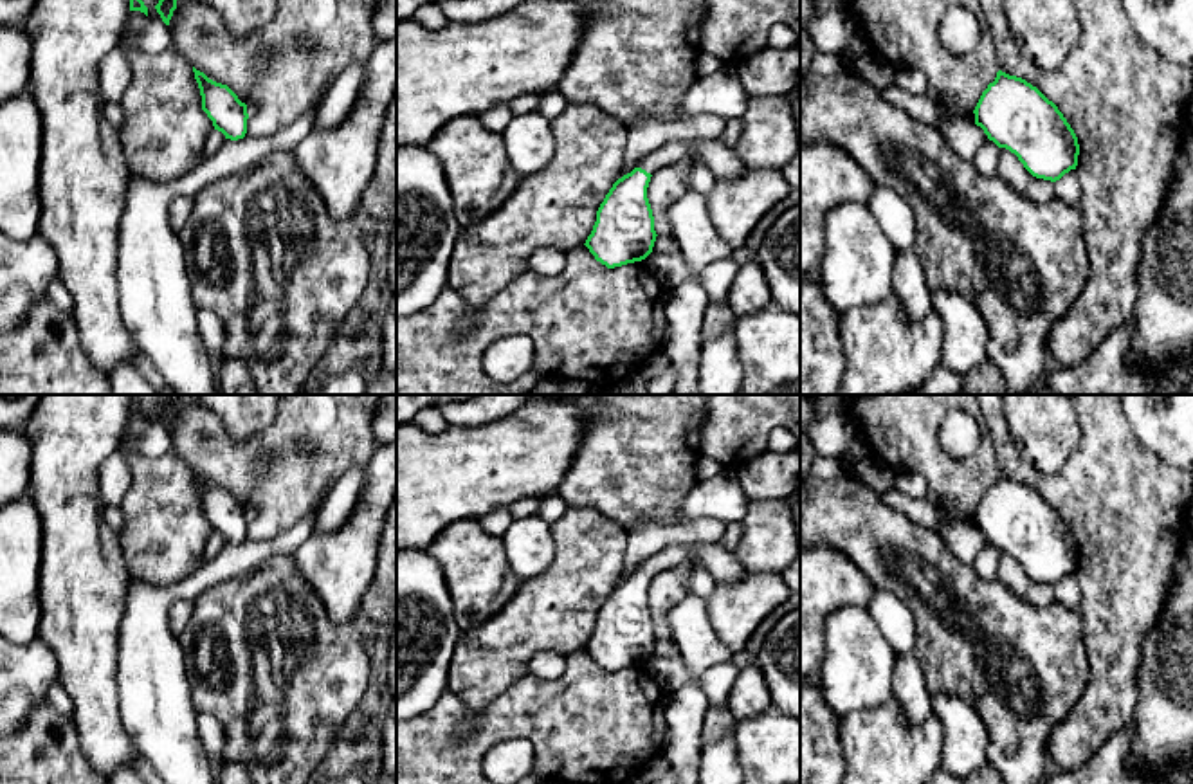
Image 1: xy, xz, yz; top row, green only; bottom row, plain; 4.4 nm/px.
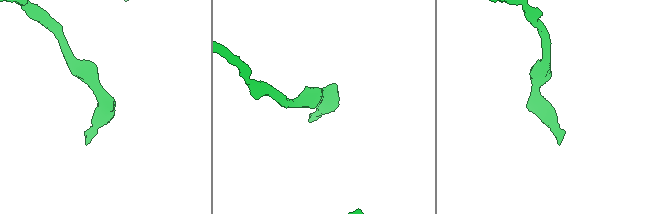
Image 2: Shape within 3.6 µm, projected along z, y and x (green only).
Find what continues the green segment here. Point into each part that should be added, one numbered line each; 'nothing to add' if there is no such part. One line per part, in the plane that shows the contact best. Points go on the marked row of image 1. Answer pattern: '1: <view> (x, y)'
1: xz (673, 152)

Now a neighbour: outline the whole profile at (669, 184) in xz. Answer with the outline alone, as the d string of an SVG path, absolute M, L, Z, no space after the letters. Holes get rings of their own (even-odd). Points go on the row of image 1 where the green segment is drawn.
M688 157L652 173L647 187L647 198L652 209L654 231L658 236L667 236L670 232L667 209L690 189L687 175L696 162L697 159Z

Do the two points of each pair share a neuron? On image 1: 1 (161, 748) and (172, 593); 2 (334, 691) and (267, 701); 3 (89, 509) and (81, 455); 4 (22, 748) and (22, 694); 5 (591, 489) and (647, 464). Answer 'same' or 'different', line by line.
1: same
2: same
3: same
4: different
5: same

